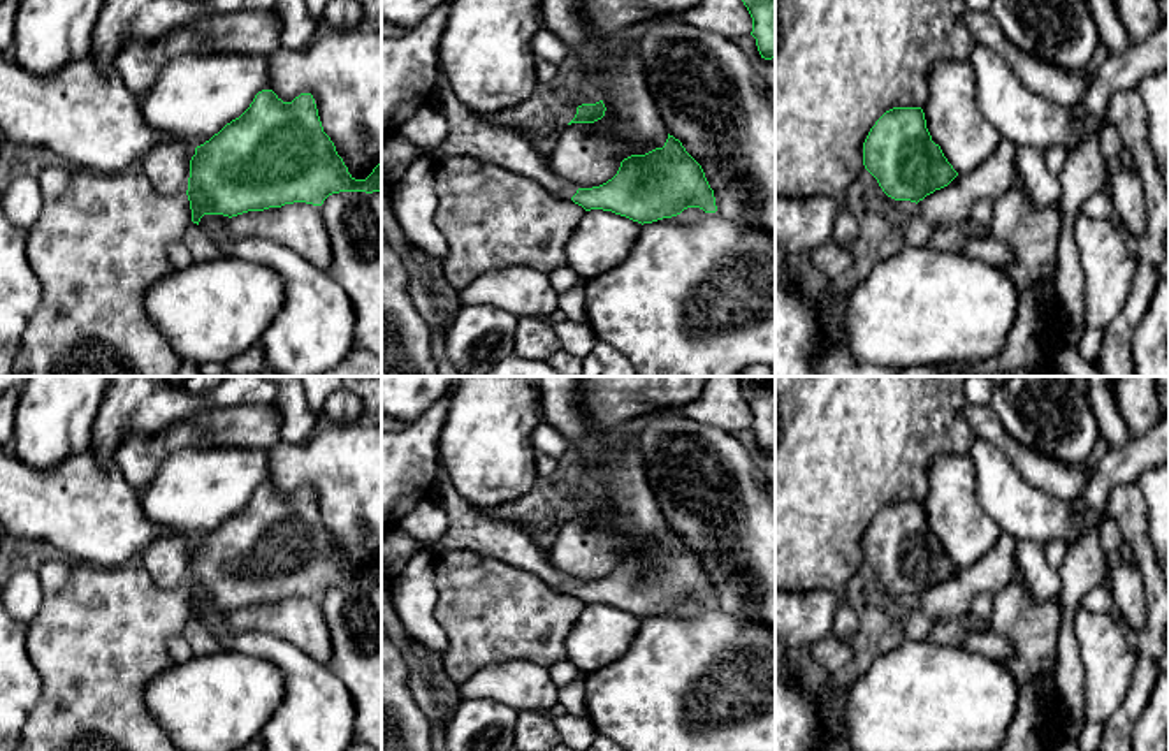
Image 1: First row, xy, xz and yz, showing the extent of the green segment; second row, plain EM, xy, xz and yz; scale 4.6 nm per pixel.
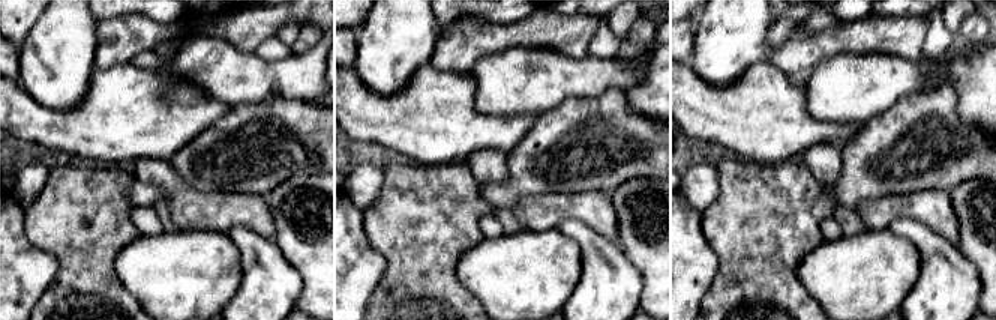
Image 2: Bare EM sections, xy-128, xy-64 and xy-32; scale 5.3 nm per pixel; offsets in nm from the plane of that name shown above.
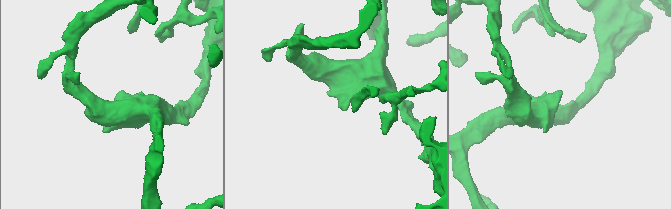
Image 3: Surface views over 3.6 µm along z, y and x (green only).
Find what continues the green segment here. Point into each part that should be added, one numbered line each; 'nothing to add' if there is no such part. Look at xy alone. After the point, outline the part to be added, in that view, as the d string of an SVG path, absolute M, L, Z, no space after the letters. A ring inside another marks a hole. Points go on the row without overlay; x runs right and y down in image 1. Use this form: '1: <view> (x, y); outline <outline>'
nothing to add

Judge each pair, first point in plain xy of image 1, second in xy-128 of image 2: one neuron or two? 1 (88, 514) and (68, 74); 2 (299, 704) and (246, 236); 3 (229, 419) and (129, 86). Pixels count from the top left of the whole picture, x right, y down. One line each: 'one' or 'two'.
1: two
2: one
3: two

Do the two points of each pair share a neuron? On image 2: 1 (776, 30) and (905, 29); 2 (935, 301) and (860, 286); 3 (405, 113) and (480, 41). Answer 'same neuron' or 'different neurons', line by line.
1: different neurons
2: different neurons
3: different neurons

